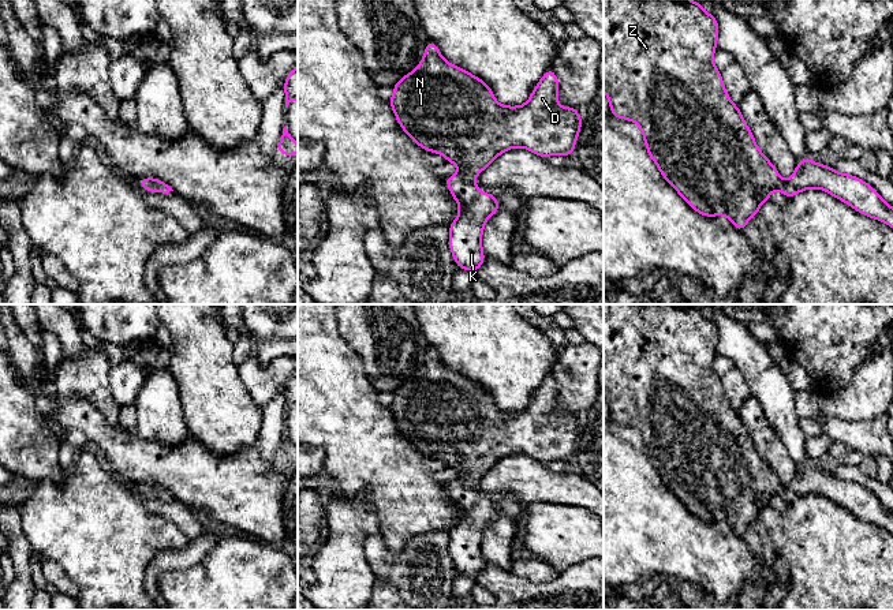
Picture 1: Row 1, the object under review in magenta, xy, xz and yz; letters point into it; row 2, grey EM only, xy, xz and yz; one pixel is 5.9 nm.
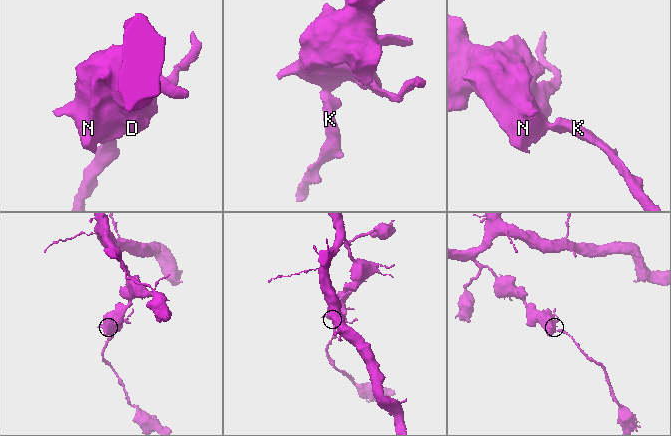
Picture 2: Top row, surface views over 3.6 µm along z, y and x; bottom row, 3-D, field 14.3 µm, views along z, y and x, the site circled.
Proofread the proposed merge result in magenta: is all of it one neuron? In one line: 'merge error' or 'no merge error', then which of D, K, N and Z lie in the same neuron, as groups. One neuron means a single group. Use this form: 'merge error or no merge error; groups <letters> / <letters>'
no merge error; groups D K N Z

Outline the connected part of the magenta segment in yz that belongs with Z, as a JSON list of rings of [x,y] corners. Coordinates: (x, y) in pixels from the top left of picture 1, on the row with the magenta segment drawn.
[[[604,0],[604,91],[608,96],[610,112],[617,119],[627,119],[636,123],[642,128],[646,149],[651,160],[658,166],[664,179],[681,195],[681,198],[699,214],[706,217],[726,216],[737,231],[743,231],[748,220],[758,214],[758,210],[763,202],[770,199],[773,190],[780,190],[786,198],[804,191],[807,188],[821,188],[837,199],[845,202],[859,213],[886,222],[893,228],[893,207],[888,205],[866,181],[856,176],[838,173],[832,169],[830,165],[822,165],[814,162],[811,158],[806,158],[797,162],[797,166],[788,181],[784,181],[767,160],[767,157],[758,149],[756,142],[744,121],[739,106],[736,106],[724,87],[721,79],[721,71],[713,63],[713,55],[717,49],[718,38],[718,22],[714,15],[703,11],[700,1],[691,0]]]

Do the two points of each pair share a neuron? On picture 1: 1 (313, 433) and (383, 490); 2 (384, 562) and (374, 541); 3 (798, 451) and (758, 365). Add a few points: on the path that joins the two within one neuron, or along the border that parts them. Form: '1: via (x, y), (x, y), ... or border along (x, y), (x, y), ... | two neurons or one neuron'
1: via (331, 437), (366, 472) | one neuron
2: via (380, 557), (374, 546) | one neuron
3: via (787, 429), (777, 397), (769, 386) | one neuron

